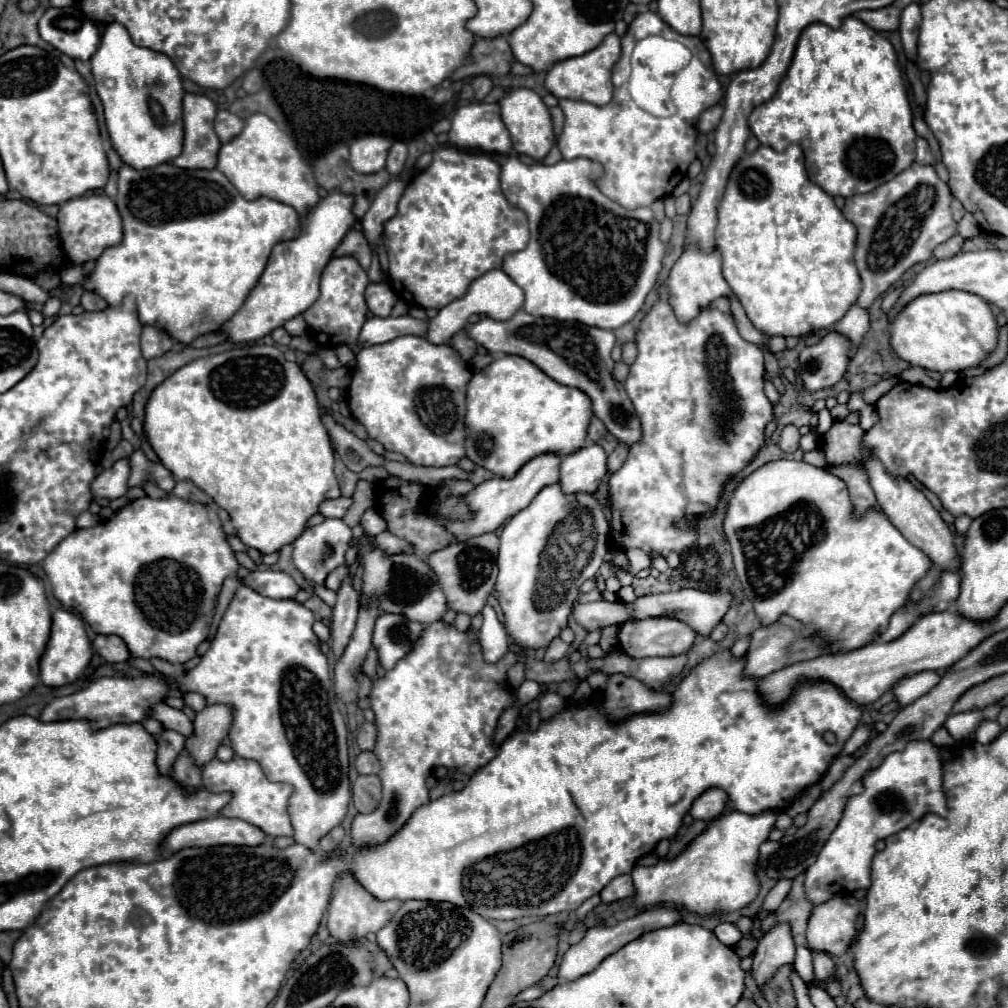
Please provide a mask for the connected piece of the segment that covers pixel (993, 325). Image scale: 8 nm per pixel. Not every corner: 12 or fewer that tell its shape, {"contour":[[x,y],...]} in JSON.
{"contour":[[981,296],[913,298],[889,322],[901,360],[941,374],[997,346]]}

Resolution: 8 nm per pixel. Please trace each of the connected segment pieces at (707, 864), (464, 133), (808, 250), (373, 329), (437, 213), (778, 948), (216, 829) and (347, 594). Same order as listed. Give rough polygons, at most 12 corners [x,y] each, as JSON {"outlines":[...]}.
{"outlines":[[[727,812],[677,858],[635,866],[635,904],[733,912],[777,812]],[[499,102],[461,106],[449,138],[465,150],[507,154]],[[797,144],[733,168],[715,240],[765,336],[861,292],[857,230]],[[373,316],[363,324],[359,348],[405,334],[425,336],[427,322],[411,316]],[[439,148],[383,228],[401,300],[441,310],[527,246],[487,154]],[[787,922],[773,926],[753,954],[759,986],[783,964],[793,964],[795,944]],[[213,816],[175,828],[167,852],[189,846],[259,846],[267,834]],[[347,576],[331,618],[331,650],[343,654],[357,622],[359,594]]]}

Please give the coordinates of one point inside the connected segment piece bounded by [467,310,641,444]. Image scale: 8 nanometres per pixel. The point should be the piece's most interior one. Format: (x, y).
(576, 355)

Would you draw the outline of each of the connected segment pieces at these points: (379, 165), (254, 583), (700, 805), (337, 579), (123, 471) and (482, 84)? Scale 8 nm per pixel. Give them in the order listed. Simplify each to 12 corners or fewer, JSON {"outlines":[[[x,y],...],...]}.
{"outlines":[[[363,136],[351,144],[351,166],[359,174],[385,168],[391,142]],[[249,572],[241,582],[277,600],[299,592],[285,572]],[[709,788],[693,802],[691,816],[711,822],[727,808],[727,794]],[[341,564],[327,576],[325,586],[339,590],[347,576],[347,564]],[[117,460],[91,484],[95,498],[125,496],[131,466]],[[475,76],[471,86],[475,98],[483,98],[491,92],[493,82],[489,76]]]}

